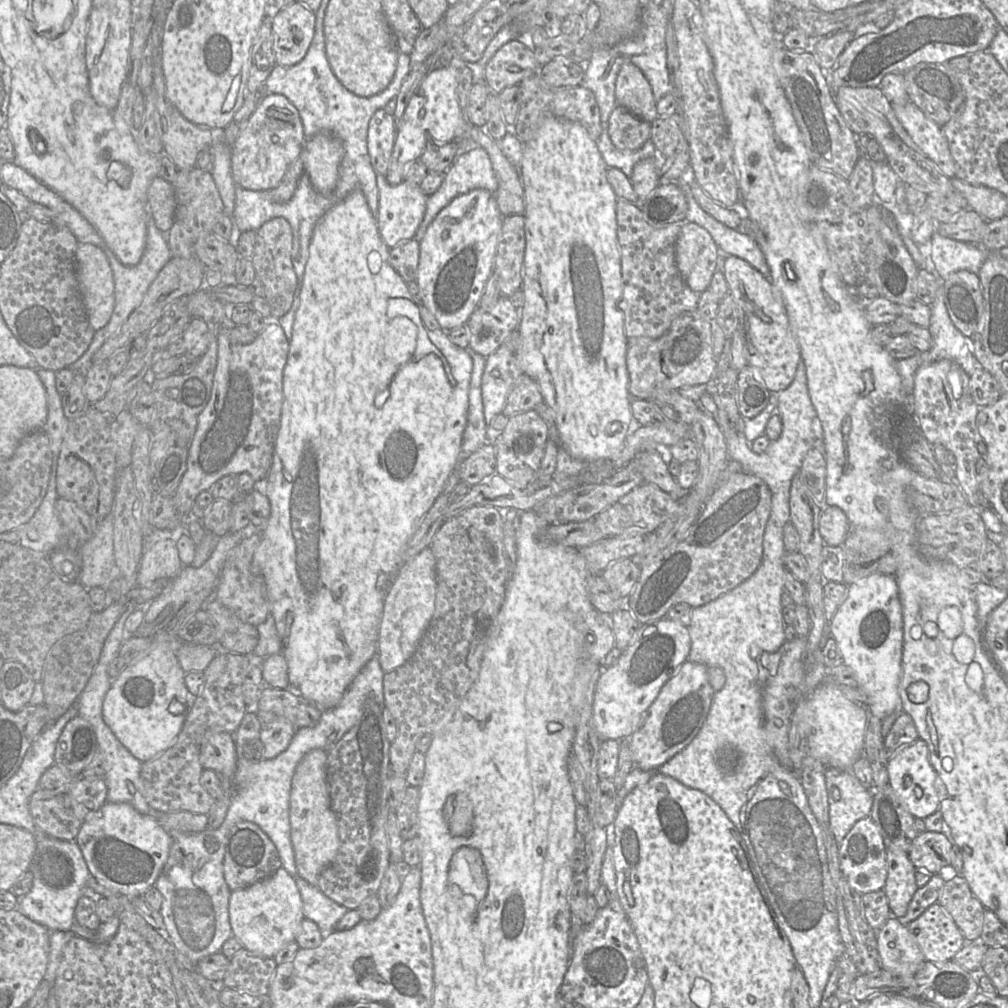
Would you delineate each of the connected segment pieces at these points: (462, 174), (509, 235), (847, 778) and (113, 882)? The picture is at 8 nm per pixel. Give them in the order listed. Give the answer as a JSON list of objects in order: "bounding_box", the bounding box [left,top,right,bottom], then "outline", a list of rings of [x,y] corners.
[{"bounding_box":[414,147,498,242],"outline":[[[477,147],[456,157],[444,174],[441,187],[427,199],[424,219],[414,237],[421,242],[429,225],[454,198],[474,189],[495,193],[498,181],[488,153]]]},{"bounding_box":[493,215,526,298],"outline":[[[524,215],[503,217],[493,271],[498,277],[501,295],[507,298],[520,290],[523,283],[523,261],[526,247],[524,223]]]},{"bounding_box":[826,769,873,844],"outline":[[[826,769],[829,803],[829,825],[840,844],[854,824],[870,814],[873,803],[871,789],[864,787],[851,770]]]},{"bounding_box":[74,802,172,897],"outline":[[[112,802],[87,816],[74,841],[95,879],[127,897],[143,897],[155,885],[172,844],[170,833],[157,818],[139,813],[130,804]]]}]

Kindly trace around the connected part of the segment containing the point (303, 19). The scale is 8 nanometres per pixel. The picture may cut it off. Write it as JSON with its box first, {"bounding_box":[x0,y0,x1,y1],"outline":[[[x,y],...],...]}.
{"bounding_box":[271,1,315,66],"outline":[[[294,1],[271,19],[276,64],[293,66],[306,55],[315,31],[315,12]]]}

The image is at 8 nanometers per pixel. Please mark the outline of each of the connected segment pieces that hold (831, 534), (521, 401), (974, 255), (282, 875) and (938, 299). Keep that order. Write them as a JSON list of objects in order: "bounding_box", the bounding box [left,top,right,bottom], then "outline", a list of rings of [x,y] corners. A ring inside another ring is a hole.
[{"bounding_box":[819,505,851,546],"outline":[[[824,505],[819,518],[819,531],[826,546],[839,546],[851,531],[845,513],[835,506]]]},{"bounding_box":[502,373,544,417],"outline":[[[523,373],[509,393],[502,414],[511,417],[534,409],[542,402],[544,399],[537,381]]]},{"bounding_box":[929,233,989,282],"outline":[[[935,233],[929,258],[935,274],[943,282],[952,274],[966,270],[978,274],[989,252],[977,244],[956,241]]]},{"bounding_box":[229,867,304,958],"outline":[[[281,867],[265,879],[231,891],[229,919],[233,936],[244,949],[274,958],[287,944],[295,941],[304,919],[302,899],[296,882]]]},{"bounding_box":[919,287,978,376],"outline":[[[943,287],[938,288],[934,301],[928,305],[931,317],[927,329],[932,338],[932,346],[928,351],[920,352],[922,354],[919,357],[928,363],[946,360],[970,376],[978,367],[971,339],[953,325],[944,303]]]}]

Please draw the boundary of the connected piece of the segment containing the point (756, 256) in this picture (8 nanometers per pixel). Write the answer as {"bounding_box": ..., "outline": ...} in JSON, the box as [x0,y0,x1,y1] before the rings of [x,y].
{"bounding_box":[686,190,770,279],"outline":[[[686,190],[688,210],[686,222],[693,222],[706,229],[724,255],[741,258],[770,279],[770,268],[757,242],[737,230],[731,229],[706,213]]]}

